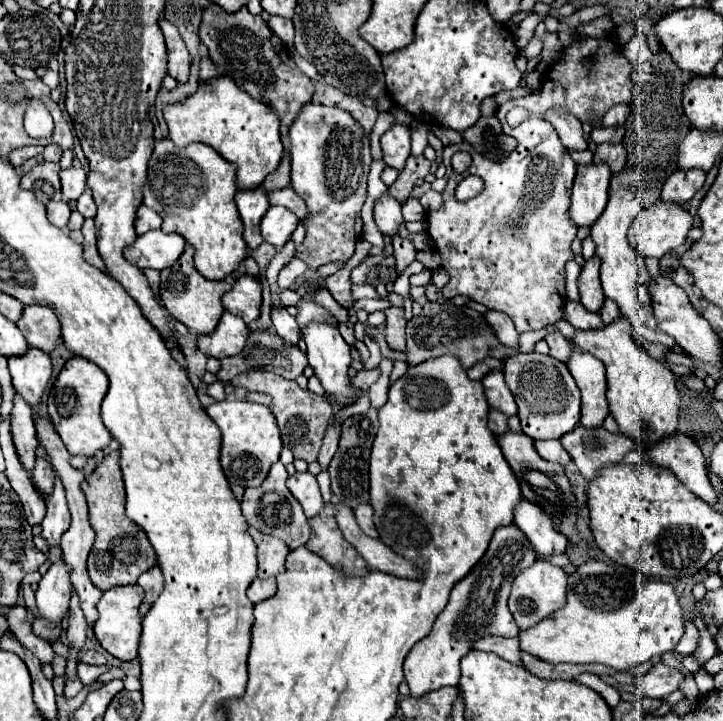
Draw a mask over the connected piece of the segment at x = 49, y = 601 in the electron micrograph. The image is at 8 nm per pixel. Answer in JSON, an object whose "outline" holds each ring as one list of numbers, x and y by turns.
{"outline":[[58,559,40,579,40,587,36,591,40,615,48,621,60,621,68,613,70,593,72,593,70,565,66,565,64,559]]}

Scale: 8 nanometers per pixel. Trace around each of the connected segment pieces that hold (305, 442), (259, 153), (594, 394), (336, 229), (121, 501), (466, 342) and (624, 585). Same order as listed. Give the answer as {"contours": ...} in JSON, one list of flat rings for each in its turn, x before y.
{"contours":[[[262,371,240,373,230,383,234,387,244,387,246,391,262,391,262,393,270,395,272,397,270,411,274,413,274,417,278,421,284,445,288,445,294,451,296,459,304,459,306,463,316,461,318,451,322,447,322,437,326,435,328,421,332,417,332,405,328,403,326,397,320,397,308,389,302,389,302,387,298,387,296,381,284,379,270,371,268,373,262,373]],[[222,75,200,83,198,91,174,105,164,107,164,119,170,129,170,139,178,147,190,143,206,143,220,151,226,161,236,165,236,183,240,189,258,187,264,177,276,171,284,147,280,141,280,117,270,105,256,101,240,89,232,77]],[[574,349,572,359,568,361,568,369,576,379,576,385,582,391,582,417,580,425,586,429,602,427,604,419,610,415,606,401,606,377,604,363,596,357,580,353]],[[308,103,290,127,290,157,292,157,292,189,304,199,308,207,308,217,304,219,306,237,300,247,296,247,296,257,308,265,308,271,296,279,290,289,298,289,308,283,308,293,298,301,298,327,300,333,310,321,338,325,334,315,318,305,312,297,322,289,324,277,316,273,318,267,326,263,342,261,346,263,354,255,354,245,362,237,360,209,366,201,366,181,370,171,370,141,362,127,350,117,350,113,338,107,326,107,318,103]],[[118,451,106,455,104,461,92,471,92,475,88,475,82,483,82,491,90,507,90,525,96,533,96,541,88,557,88,573,100,591,108,591,118,585,132,585,144,571,156,565,156,553,146,533,124,513,126,493,118,459]],[[426,303,420,317,412,317,406,325,406,355,410,365,418,365,432,357,442,355,454,355,464,369,470,369,476,361,482,361,490,355,492,347,498,347,500,341,496,335,492,335,492,329,486,325,486,319,482,313,468,309,468,307,456,307,456,305,440,305,440,303]],[[588,561,568,575,566,597,568,601,562,609,518,633,522,651,548,663,600,663,618,671,630,671,654,655,674,651,684,635,684,615,682,607,678,605,674,587,660,579,646,579,644,575,626,567,620,569,604,561]]]}

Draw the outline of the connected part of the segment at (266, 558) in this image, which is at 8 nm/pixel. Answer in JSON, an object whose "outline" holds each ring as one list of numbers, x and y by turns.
{"outline":[[250,527,248,533,252,535,254,543,258,545,258,577,268,579,268,577,276,577,278,573,282,573,286,555,290,553,290,549,284,545,284,541,280,541,276,537,268,537,254,527]]}

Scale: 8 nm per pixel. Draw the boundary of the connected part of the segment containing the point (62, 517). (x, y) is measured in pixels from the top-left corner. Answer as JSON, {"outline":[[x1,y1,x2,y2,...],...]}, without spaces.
{"outline":[[56,479,54,493,48,495,46,505,48,505,48,513,42,521,40,537,46,541,48,547,58,547,60,537,70,527,70,511,68,511,68,505,66,505,66,495,64,495,64,487,60,485,60,479]]}

